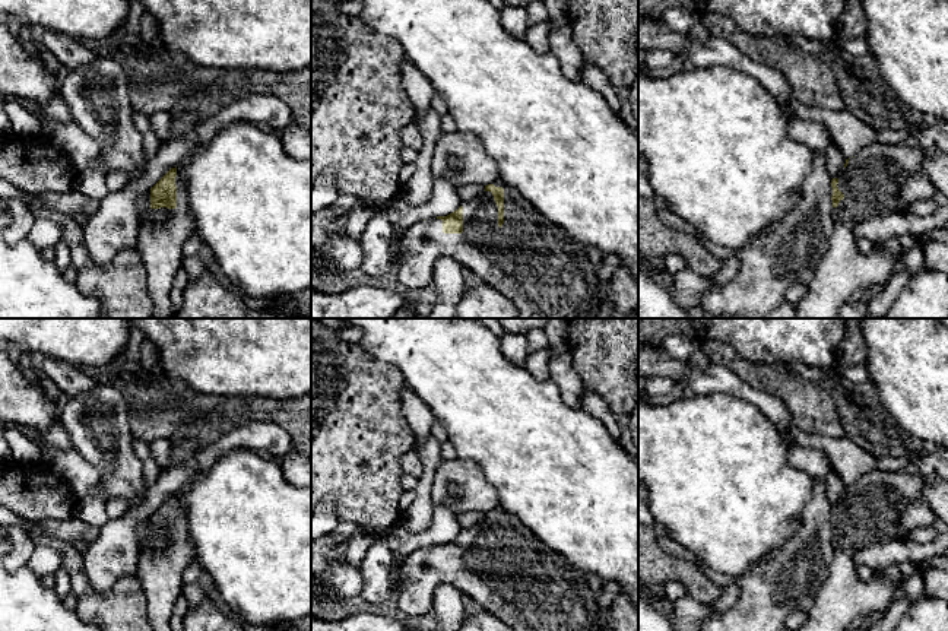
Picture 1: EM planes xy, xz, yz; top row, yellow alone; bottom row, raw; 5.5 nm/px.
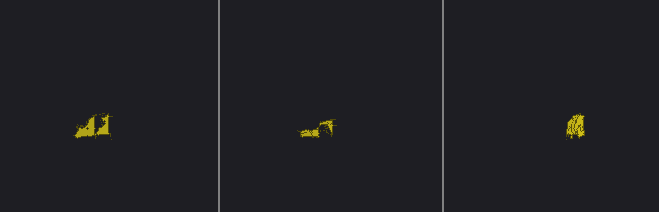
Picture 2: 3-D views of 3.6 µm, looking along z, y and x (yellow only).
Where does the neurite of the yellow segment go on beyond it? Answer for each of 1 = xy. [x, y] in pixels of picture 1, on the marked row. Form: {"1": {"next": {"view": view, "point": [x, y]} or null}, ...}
{"1": {"next": {"view": "xy", "point": [162, 232]}}}

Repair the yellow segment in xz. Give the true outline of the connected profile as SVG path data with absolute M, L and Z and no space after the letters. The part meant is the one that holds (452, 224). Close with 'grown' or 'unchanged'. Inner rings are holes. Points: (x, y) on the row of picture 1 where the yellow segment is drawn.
M501 180L485 186L485 191L447 216L419 221L402 234L403 254L394 259L397 280L409 289L432 283L432 266L441 257L451 257L478 275L504 295L516 308L517 318L596 318L602 304L597 264L593 264L586 248L561 226L539 213L516 188Z; grown

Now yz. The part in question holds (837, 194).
M872 143L846 159L838 178L831 180L834 228L825 256L821 259L806 295L796 307L795 318L837 318L844 301L859 288L885 285L894 263L914 244L913 238L891 238L865 256L857 250L856 223L894 212L907 212L913 202L933 199L936 188L923 169L923 150L910 145Z; grown

